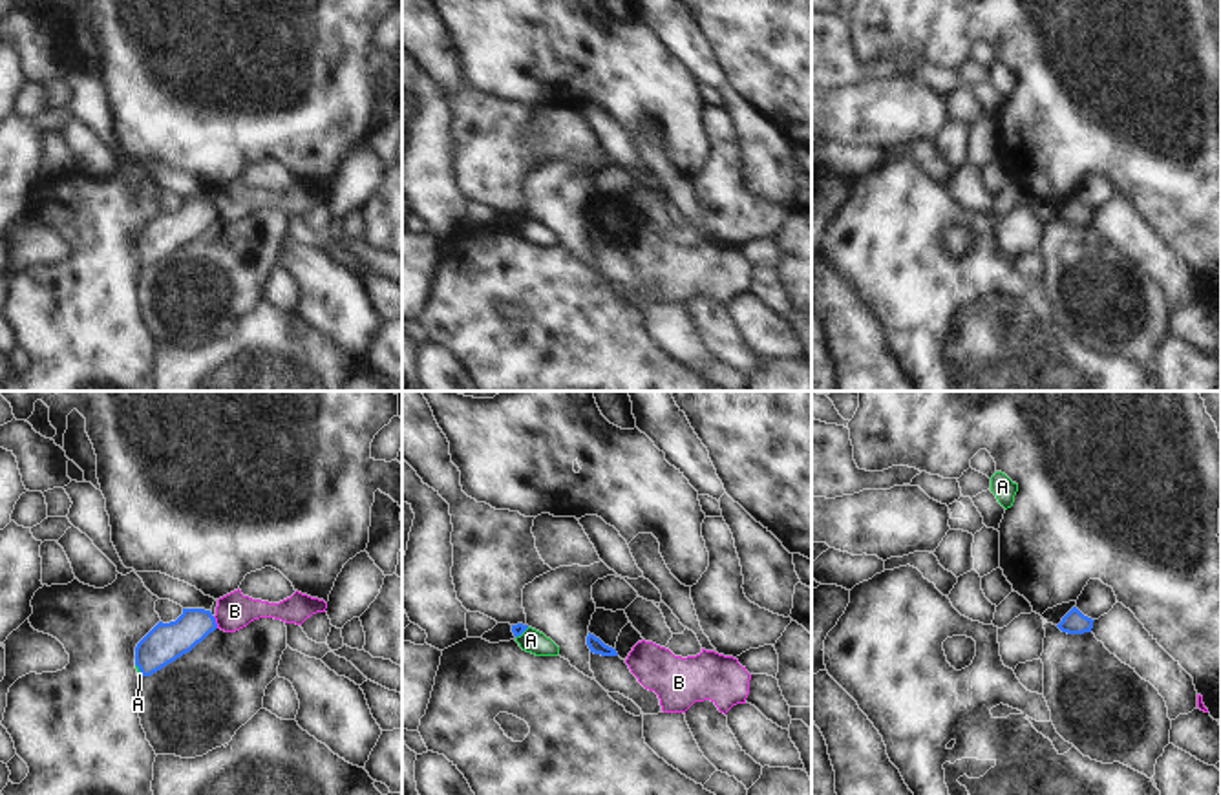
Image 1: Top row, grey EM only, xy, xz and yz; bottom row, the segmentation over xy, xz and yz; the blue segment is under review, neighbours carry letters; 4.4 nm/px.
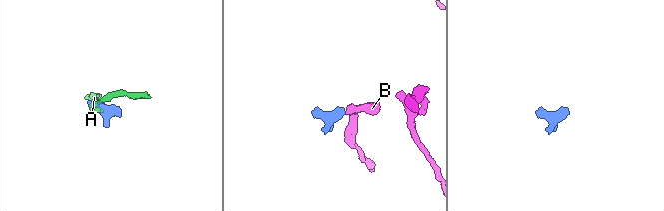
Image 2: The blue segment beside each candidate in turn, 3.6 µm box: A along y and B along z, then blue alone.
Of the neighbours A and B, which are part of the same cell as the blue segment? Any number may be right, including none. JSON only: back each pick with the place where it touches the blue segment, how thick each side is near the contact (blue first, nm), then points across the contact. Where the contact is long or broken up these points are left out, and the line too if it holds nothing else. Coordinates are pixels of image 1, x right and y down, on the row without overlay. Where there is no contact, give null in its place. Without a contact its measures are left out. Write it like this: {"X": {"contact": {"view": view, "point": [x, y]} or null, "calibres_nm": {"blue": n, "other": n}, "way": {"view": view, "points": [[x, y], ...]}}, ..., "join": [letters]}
{"join": []}

